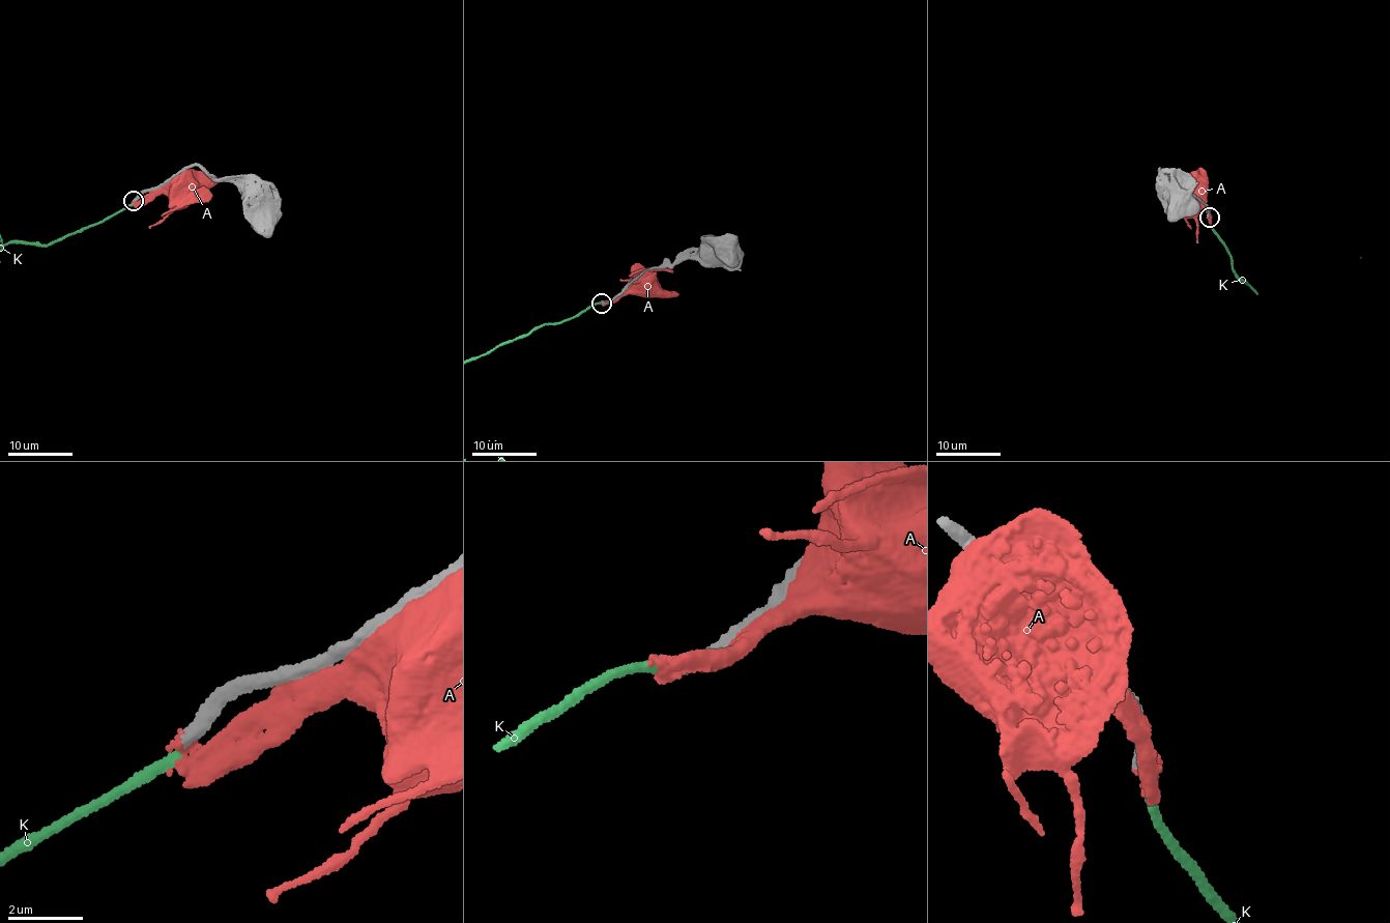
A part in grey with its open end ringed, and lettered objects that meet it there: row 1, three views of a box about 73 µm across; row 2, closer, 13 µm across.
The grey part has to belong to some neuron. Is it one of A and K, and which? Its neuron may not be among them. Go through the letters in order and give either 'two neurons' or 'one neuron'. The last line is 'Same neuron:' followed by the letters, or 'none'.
A: two neurons
K: two neurons
Same neuron: none

